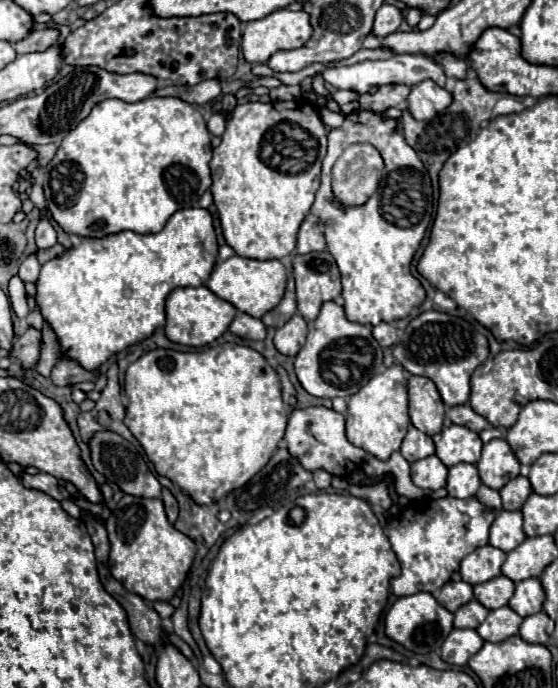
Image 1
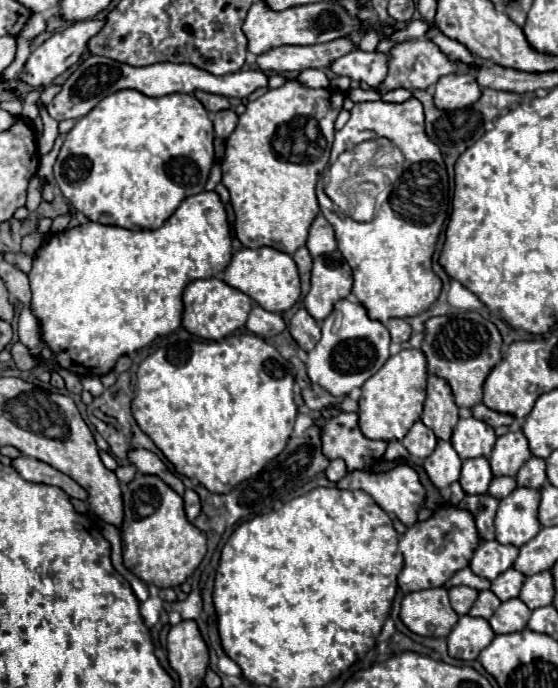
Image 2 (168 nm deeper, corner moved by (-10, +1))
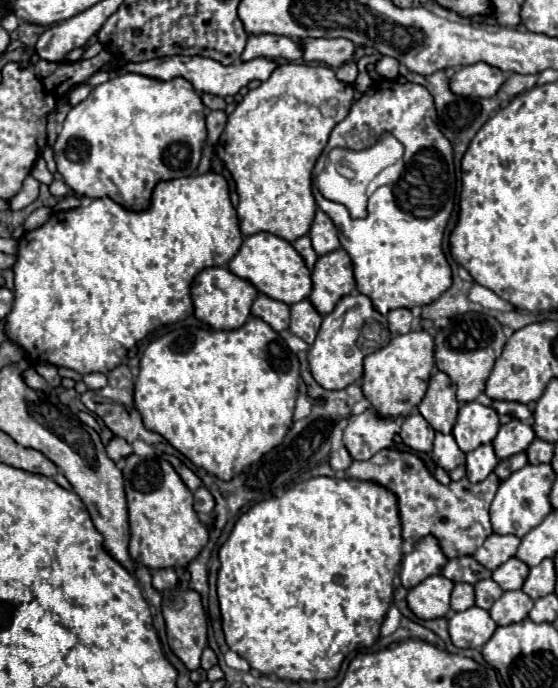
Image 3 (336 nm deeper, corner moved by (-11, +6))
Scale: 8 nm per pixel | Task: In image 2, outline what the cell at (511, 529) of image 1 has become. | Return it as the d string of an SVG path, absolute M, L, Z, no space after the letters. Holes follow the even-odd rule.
M517 487L499 501L495 515L495 539L503 545L521 547L533 539L541 523L537 519L541 489Z

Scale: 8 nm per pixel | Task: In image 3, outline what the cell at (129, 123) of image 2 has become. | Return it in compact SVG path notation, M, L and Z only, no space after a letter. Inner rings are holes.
M140 74L116 76L94 88L76 108L70 108L54 146L56 168L66 186L78 196L92 200L96 200L96 196L112 196L112 200L124 204L124 208L140 212L140 208L148 208L148 196L152 196L152 188L156 188L160 180L196 174L206 142L204 110L200 96L184 78L160 82Z

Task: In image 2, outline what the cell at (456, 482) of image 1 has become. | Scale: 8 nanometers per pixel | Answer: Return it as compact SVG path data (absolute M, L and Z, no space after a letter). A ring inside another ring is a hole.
M485 457L477 459L465 459L463 461L463 471L461 471L461 487L469 495L479 495L489 489L489 483L493 479L489 461Z

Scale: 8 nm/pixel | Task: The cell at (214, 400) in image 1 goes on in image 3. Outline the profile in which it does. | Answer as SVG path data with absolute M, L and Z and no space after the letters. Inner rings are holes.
M250 318L238 330L180 328L154 340L140 358L140 374L134 388L134 404L150 432L166 438L196 468L230 480L234 472L258 462L272 448L280 446L292 426L292 412L298 396L300 364L286 342L264 320Z

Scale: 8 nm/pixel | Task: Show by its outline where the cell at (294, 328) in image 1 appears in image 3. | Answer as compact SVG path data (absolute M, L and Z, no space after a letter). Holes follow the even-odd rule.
M302 300L302 302L292 304L290 312L292 312L290 332L300 336L304 342L312 344L316 340L322 316L316 312L316 308L310 304L310 300Z

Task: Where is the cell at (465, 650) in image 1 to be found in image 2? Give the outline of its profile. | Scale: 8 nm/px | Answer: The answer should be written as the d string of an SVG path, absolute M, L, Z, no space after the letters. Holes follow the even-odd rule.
M463 615L447 635L449 655L463 661L477 659L481 649L485 649L493 641L493 637L495 633L487 619Z

